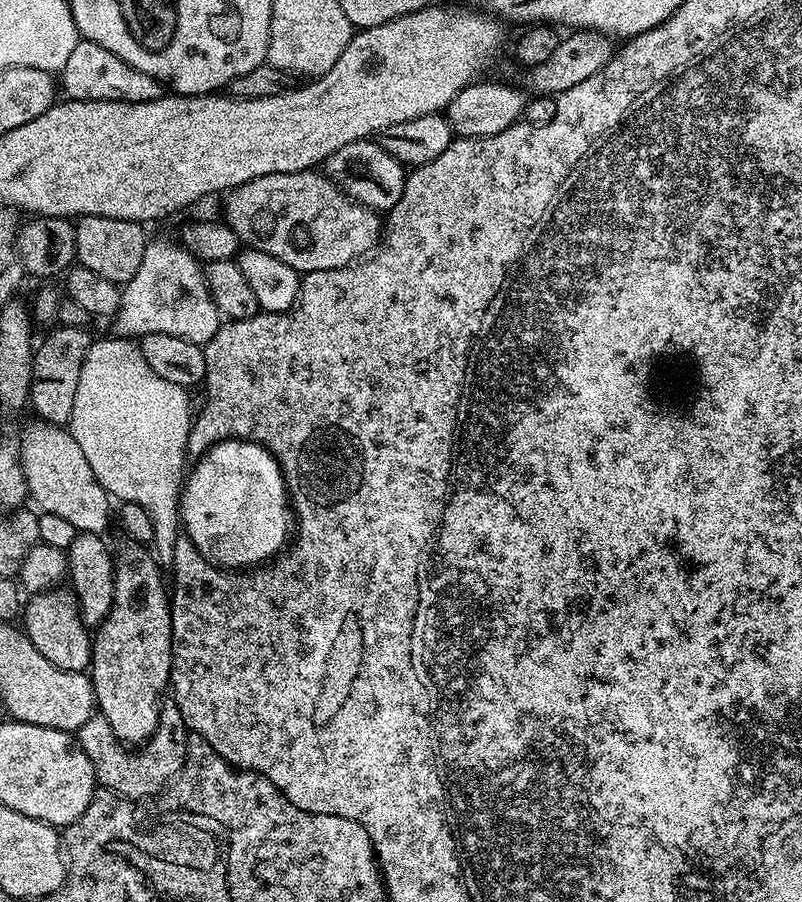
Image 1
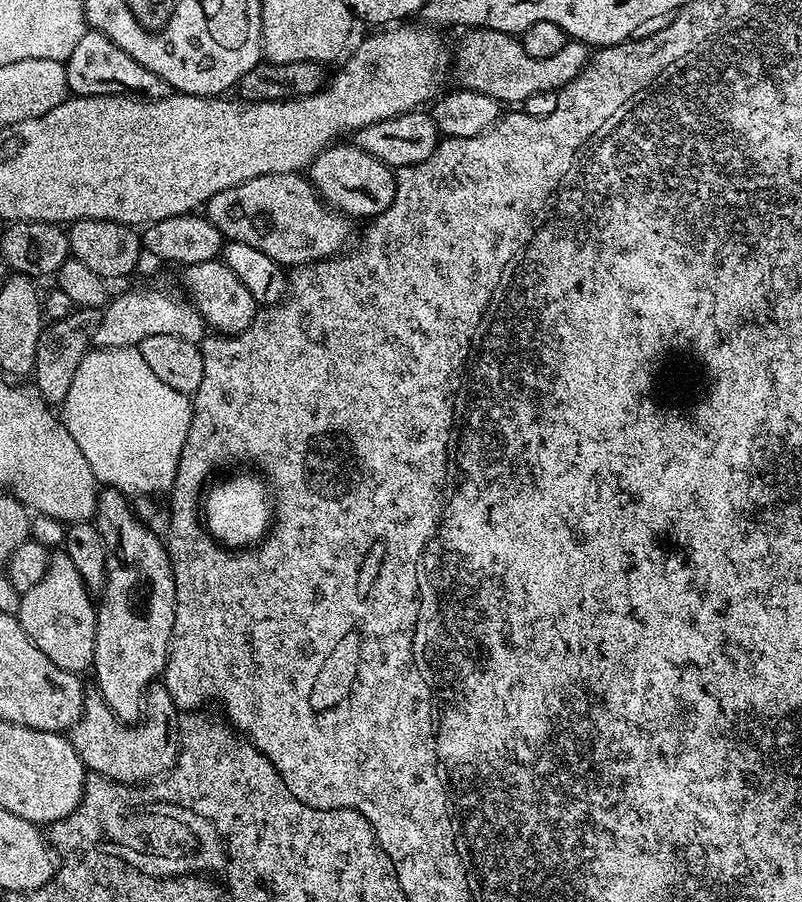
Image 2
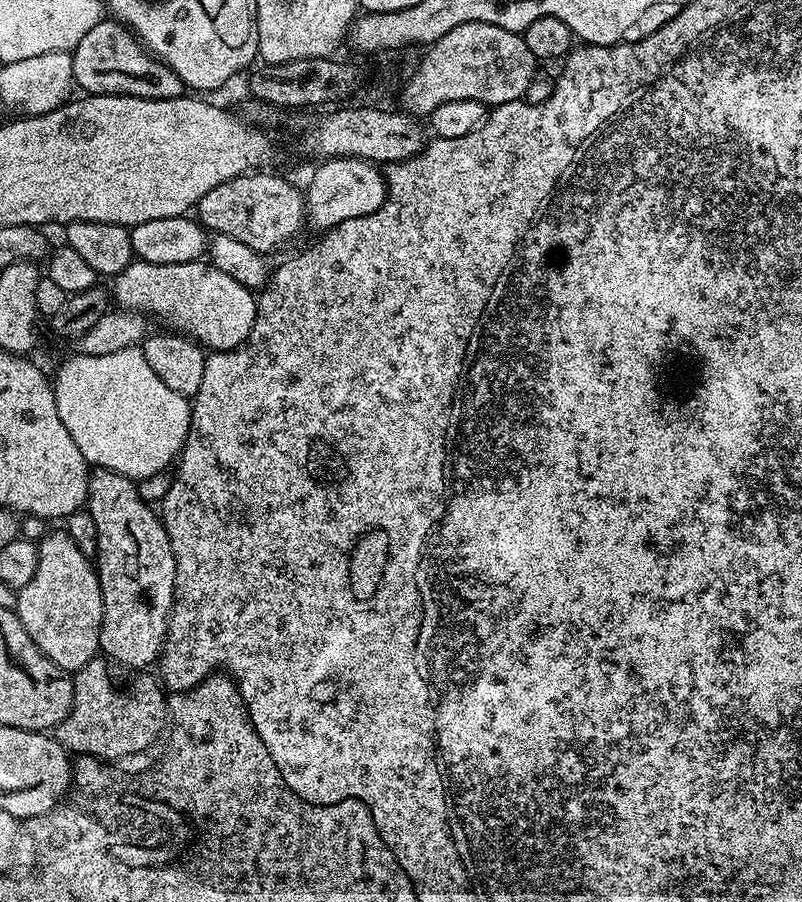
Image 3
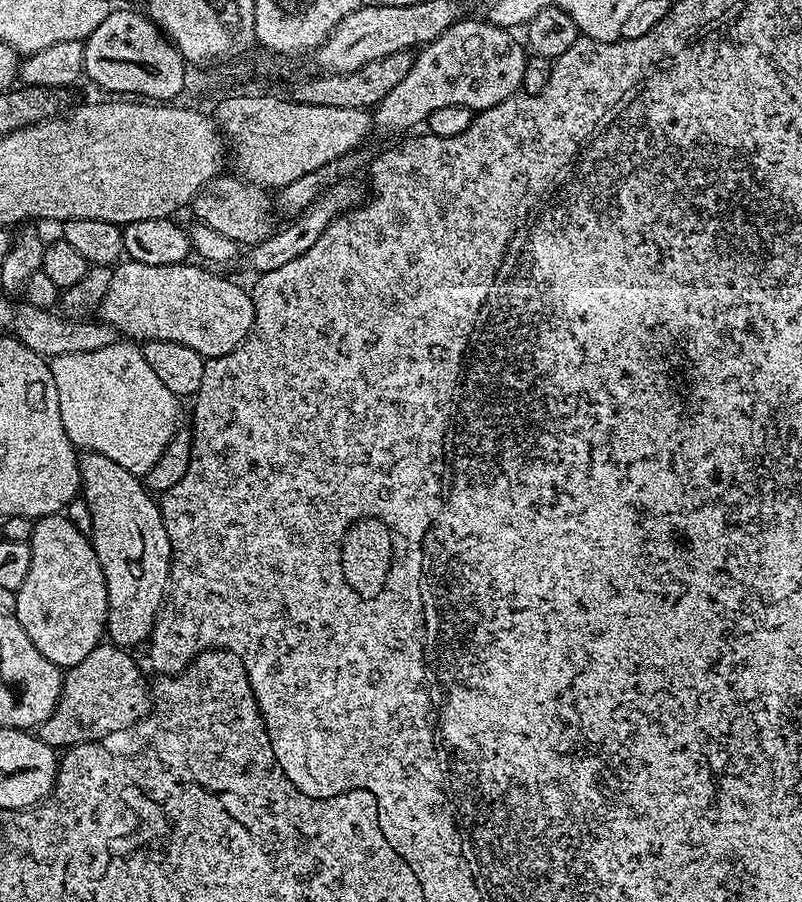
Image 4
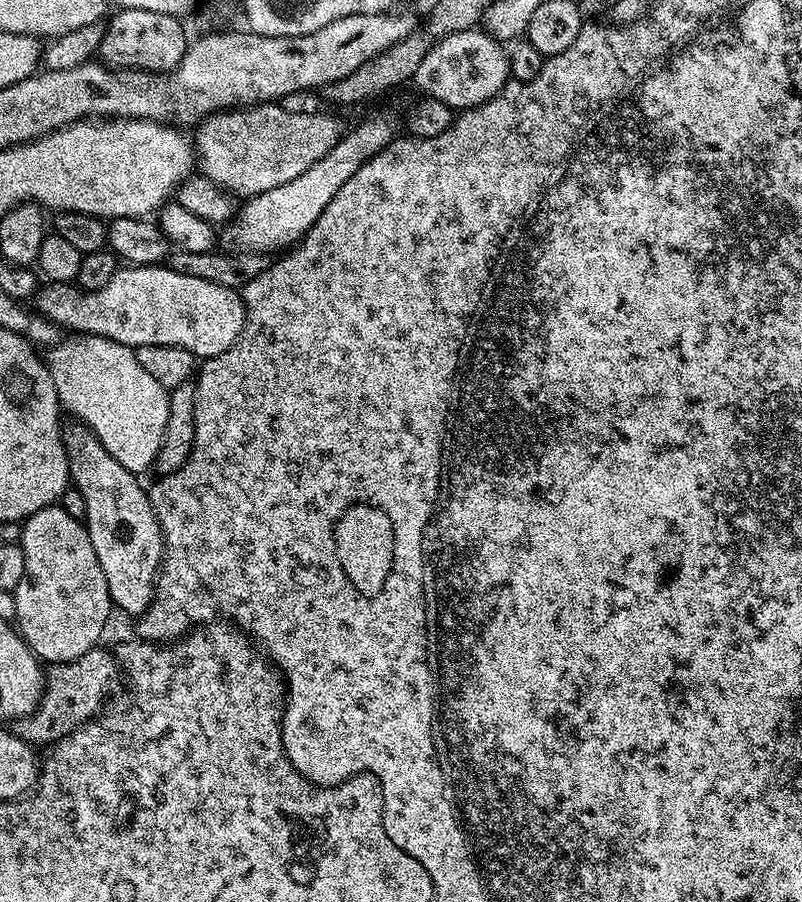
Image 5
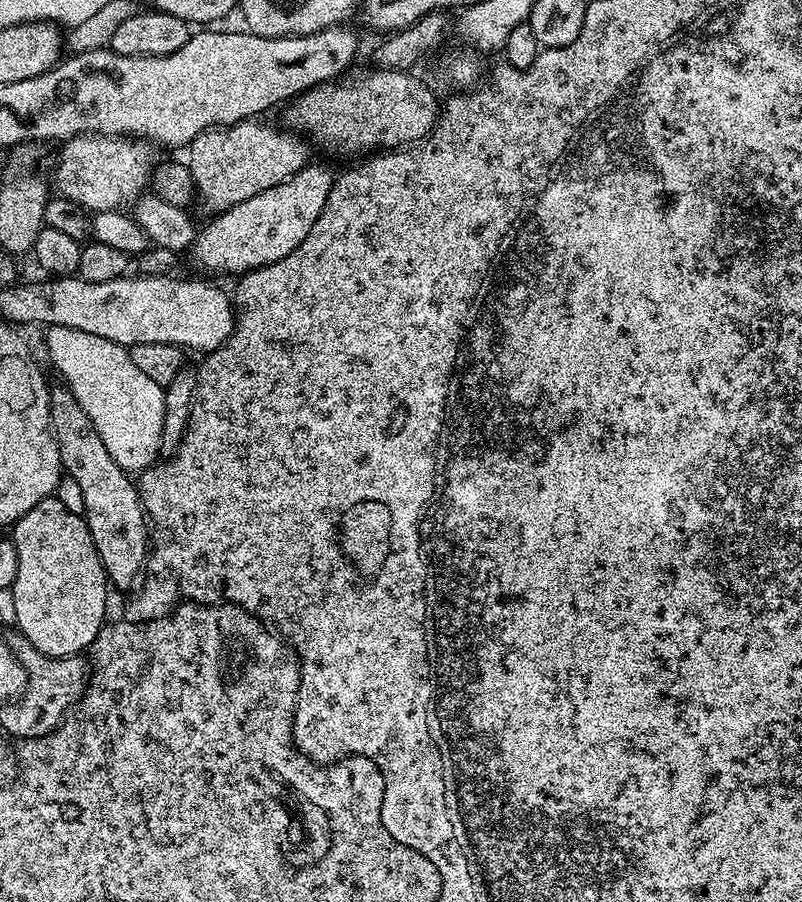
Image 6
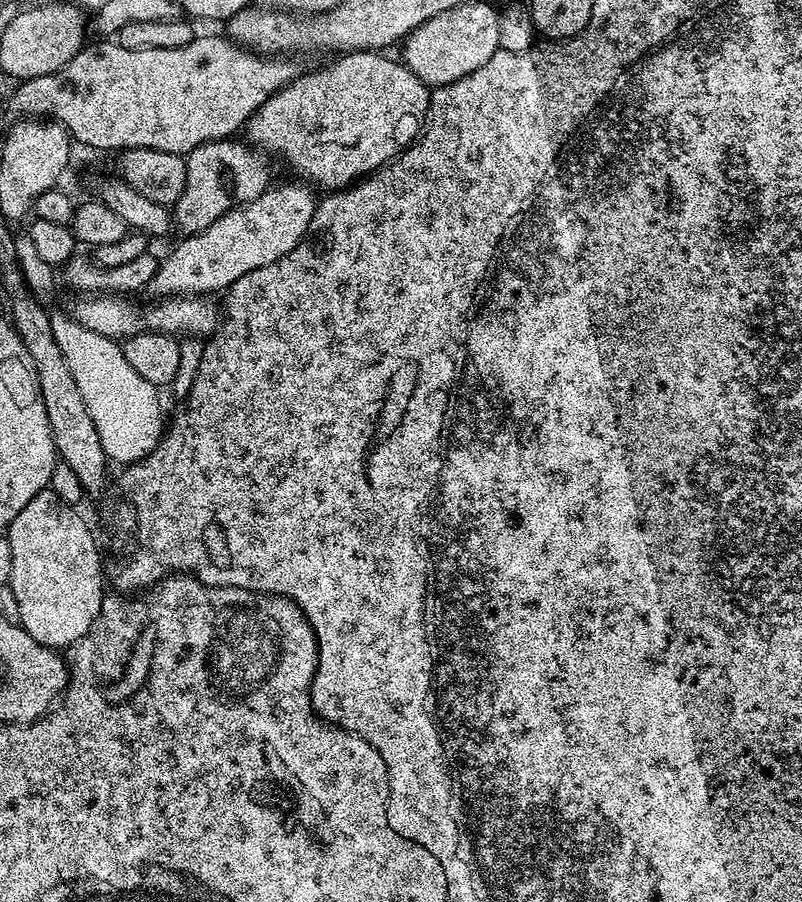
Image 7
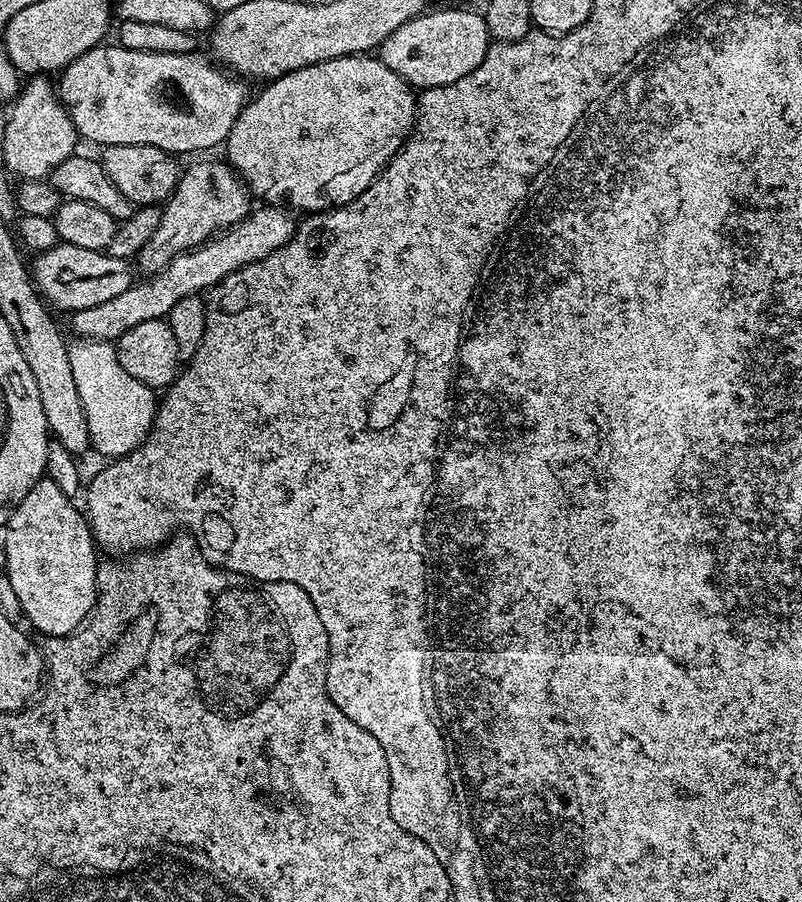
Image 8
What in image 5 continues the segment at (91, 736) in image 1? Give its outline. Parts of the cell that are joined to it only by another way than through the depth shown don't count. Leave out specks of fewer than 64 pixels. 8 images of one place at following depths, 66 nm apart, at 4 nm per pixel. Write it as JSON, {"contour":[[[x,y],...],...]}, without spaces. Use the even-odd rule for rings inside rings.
{"contour":[[[103,646],[92,648],[73,661],[53,663],[44,677],[44,693],[39,708],[31,716],[15,721],[10,731],[33,746],[51,746],[58,743],[74,730],[101,715],[109,699],[108,691],[116,680],[116,672],[118,676],[115,655],[111,651],[107,652]]]}

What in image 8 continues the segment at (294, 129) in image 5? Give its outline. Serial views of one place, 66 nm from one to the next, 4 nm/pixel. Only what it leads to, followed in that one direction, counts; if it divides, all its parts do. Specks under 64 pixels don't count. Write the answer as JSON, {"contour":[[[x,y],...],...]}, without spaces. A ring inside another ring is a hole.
{"contour":[[[223,159],[220,160],[200,160],[181,171],[175,190],[160,208],[160,225],[158,230],[154,230],[154,238],[150,238],[150,242],[146,242],[146,246],[142,246],[134,257],[135,267],[139,271],[141,268],[145,277],[161,272],[168,267],[169,262],[178,258],[178,254],[205,244],[248,215],[249,189],[236,169]]]}

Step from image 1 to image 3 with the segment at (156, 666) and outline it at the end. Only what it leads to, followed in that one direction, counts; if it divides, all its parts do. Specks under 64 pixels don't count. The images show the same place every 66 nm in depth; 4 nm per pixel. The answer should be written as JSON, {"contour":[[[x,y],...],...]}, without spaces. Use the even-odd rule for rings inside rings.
{"contour":[[[97,468],[89,475],[86,507],[98,530],[94,565],[100,577],[104,603],[99,651],[113,665],[121,664],[124,668],[132,668],[131,670],[147,669],[155,665],[163,653],[165,637],[169,634],[168,615],[172,612],[172,599],[176,597],[174,550],[170,546],[164,522],[154,511],[153,505],[139,496],[137,481],[105,468]]]}

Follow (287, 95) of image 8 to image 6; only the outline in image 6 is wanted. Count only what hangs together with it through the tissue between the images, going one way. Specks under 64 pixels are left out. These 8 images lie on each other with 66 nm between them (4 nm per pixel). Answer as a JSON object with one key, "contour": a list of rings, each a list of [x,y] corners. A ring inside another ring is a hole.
{"contour":[[[372,66],[362,69],[361,72],[356,71],[349,71],[343,78],[330,80],[327,84],[319,84],[301,92],[283,109],[283,112],[285,111],[283,123],[291,131],[307,138],[313,145],[316,143],[318,147],[325,148],[328,152],[344,148],[346,155],[357,155],[356,157],[375,153],[377,149],[400,150],[405,146],[415,146],[432,133],[432,127],[440,118],[442,104],[439,99],[436,101],[430,85],[423,84],[418,77],[412,76],[416,74],[411,71],[395,72],[392,68]]]}

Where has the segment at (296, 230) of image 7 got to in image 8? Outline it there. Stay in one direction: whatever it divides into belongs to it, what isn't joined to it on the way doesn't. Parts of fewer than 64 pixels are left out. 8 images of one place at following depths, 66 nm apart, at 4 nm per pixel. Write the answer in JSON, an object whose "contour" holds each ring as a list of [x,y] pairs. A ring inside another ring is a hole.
{"contour":[[[260,206],[260,209],[249,211],[243,220],[225,228],[223,232],[199,244],[188,252],[178,254],[168,263],[168,267],[153,276],[133,283],[126,294],[118,294],[118,298],[110,298],[110,302],[102,302],[102,306],[90,306],[86,310],[71,313],[72,328],[80,338],[107,340],[115,342],[127,328],[138,326],[138,322],[163,320],[172,307],[190,295],[204,294],[216,287],[239,268],[266,258],[274,250],[278,250],[296,233],[297,221],[292,220],[293,213],[284,206]]]}

